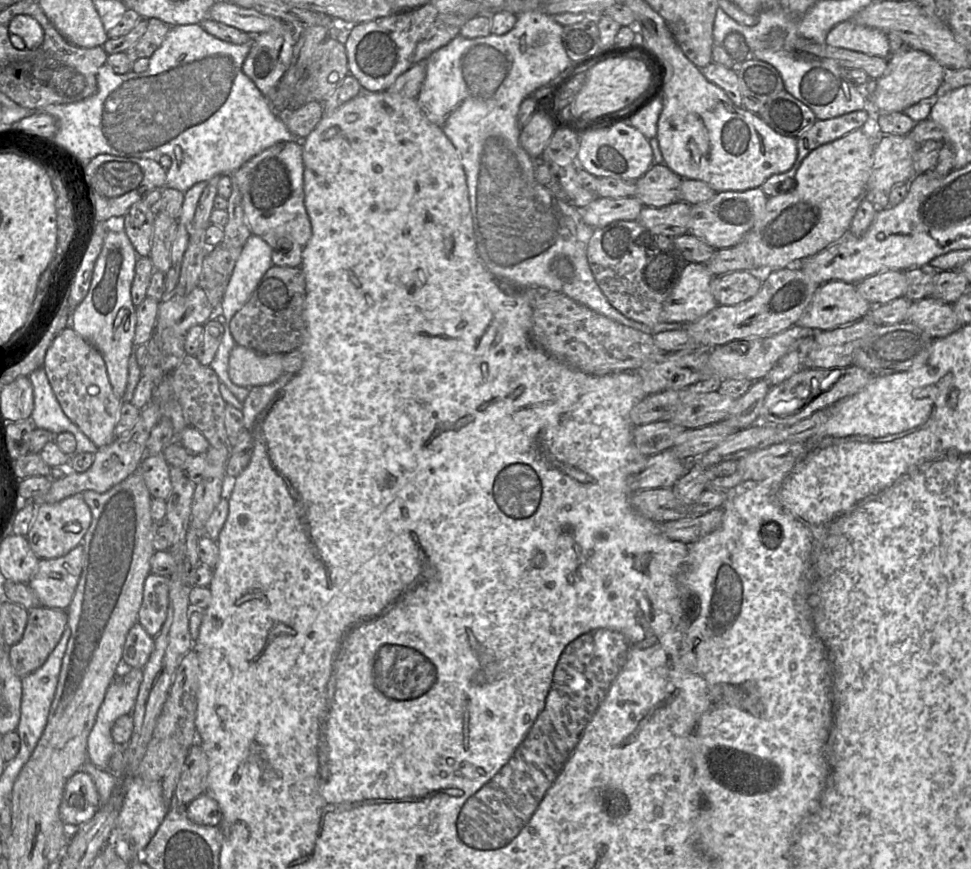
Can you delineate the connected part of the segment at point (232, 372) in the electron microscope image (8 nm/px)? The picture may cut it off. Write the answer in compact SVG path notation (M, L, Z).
M236 344L230 352L228 374L240 387L271 384L283 373L283 354L260 354Z

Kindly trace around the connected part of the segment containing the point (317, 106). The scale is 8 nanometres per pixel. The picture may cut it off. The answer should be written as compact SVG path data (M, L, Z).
M310 102L293 109L287 109L278 116L288 130L298 138L305 138L323 118L323 103Z

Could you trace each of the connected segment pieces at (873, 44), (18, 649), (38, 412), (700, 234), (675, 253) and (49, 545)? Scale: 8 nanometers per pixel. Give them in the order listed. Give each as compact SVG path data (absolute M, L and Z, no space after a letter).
M852 19L835 25L827 34L828 46L861 52L888 59L890 48L887 35L876 28L858 25Z
M38 606L28 610L20 641L9 647L14 672L23 678L40 668L61 639L68 624L66 610Z
M37 368L28 377L33 388L34 408L30 419L34 426L53 434L69 432L76 440L74 454L95 454L97 446L62 411L44 368Z
M760 187L741 192L719 192L706 202L692 205L689 234L716 250L734 247L763 217L767 201L768 197Z
M618 220L610 223L607 226L595 229L589 240L587 247L587 257L595 280L609 303L625 317L643 323L649 327L653 327L660 323L660 313L662 311L664 302L677 284L681 273L687 264L687 261L683 257L682 253L675 247L673 238L652 233L646 227L641 225L637 220Z
M75 494L52 504L37 505L34 519L25 537L39 559L59 558L82 542L91 524L91 517L91 510L82 494Z

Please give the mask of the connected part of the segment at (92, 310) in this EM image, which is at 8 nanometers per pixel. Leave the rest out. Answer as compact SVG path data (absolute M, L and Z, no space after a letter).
M121 227L111 228L105 235L96 260L87 295L75 309L71 325L76 333L92 344L102 355L114 394L122 399L128 380L128 361L137 324L136 308L131 299L138 255Z

